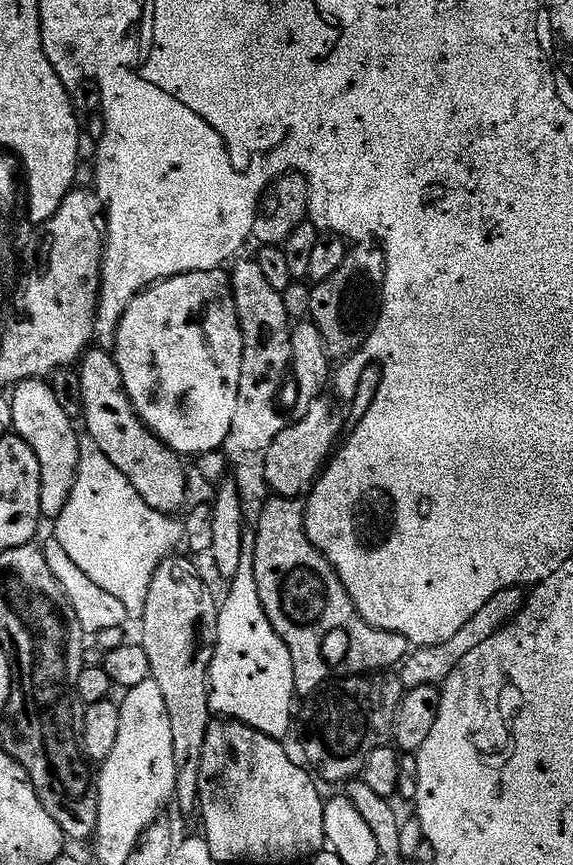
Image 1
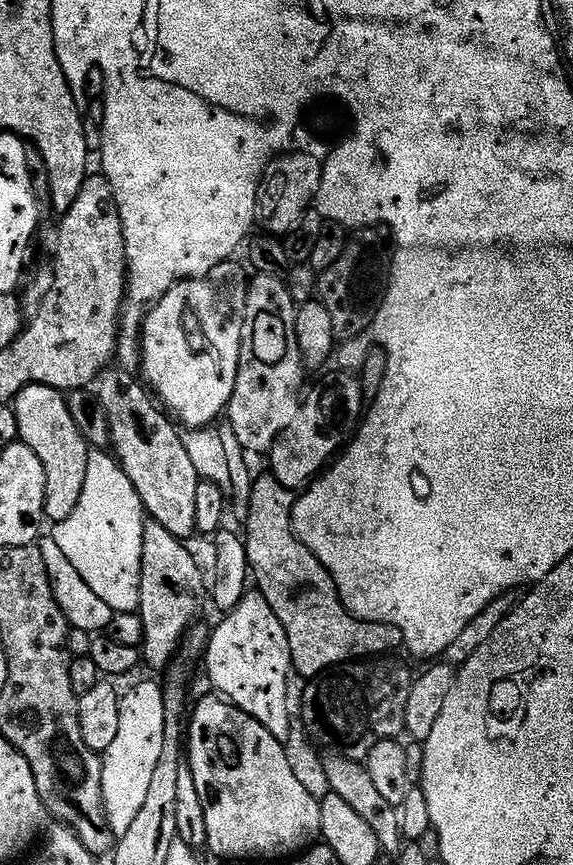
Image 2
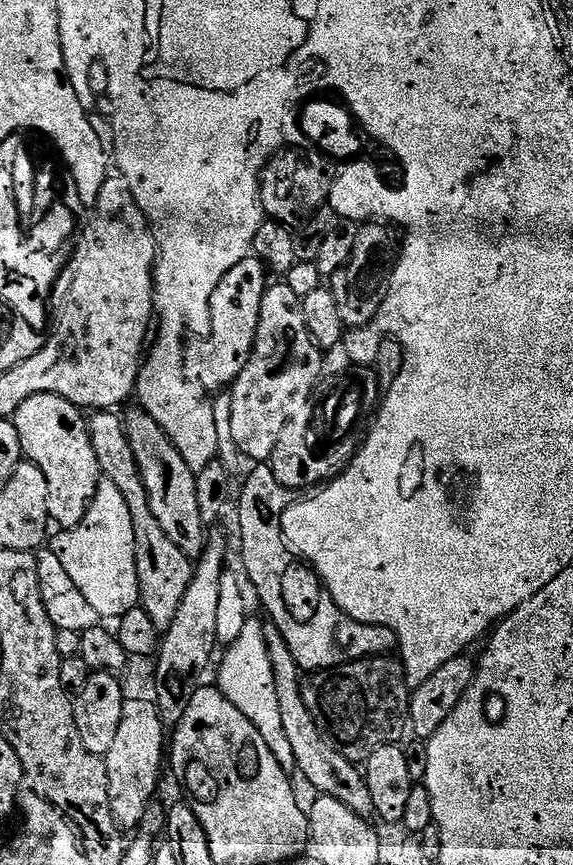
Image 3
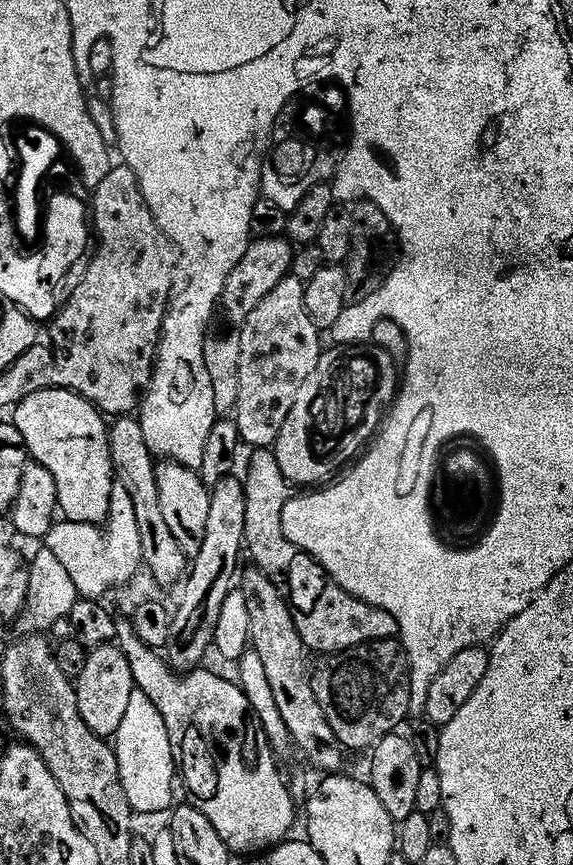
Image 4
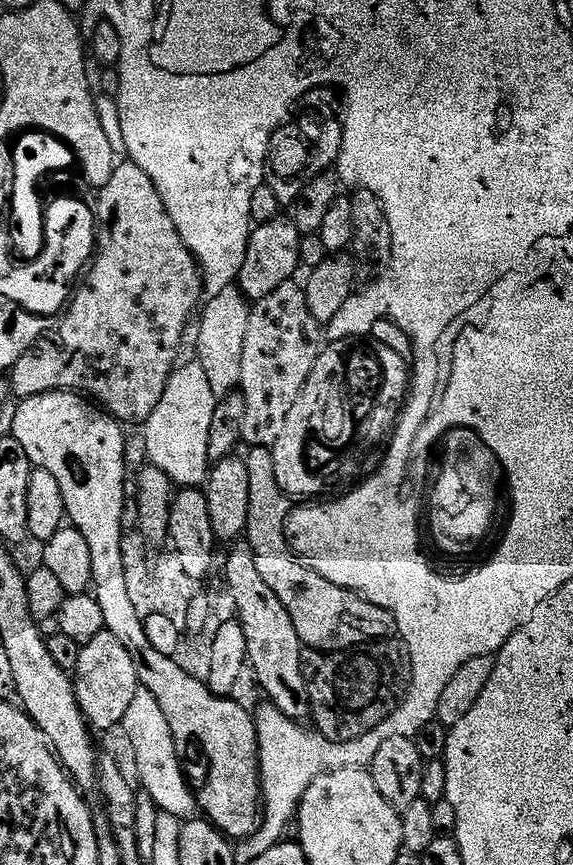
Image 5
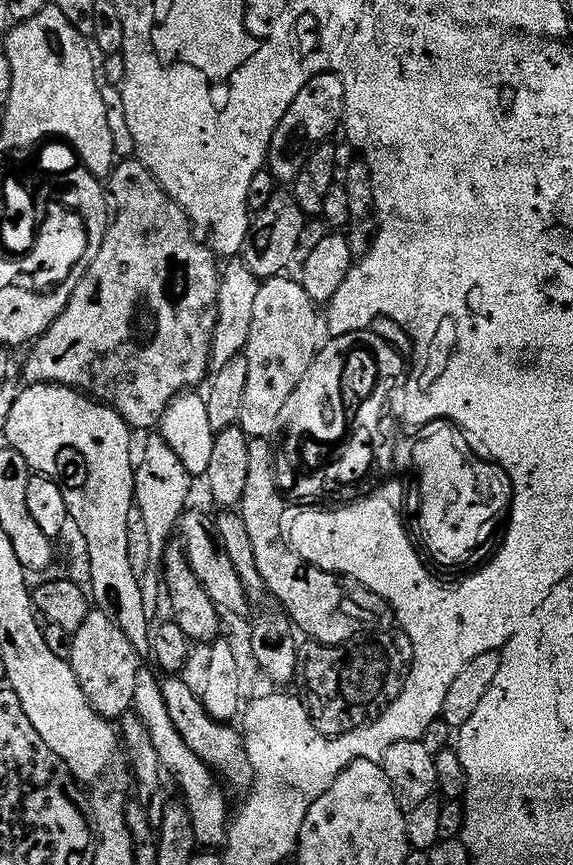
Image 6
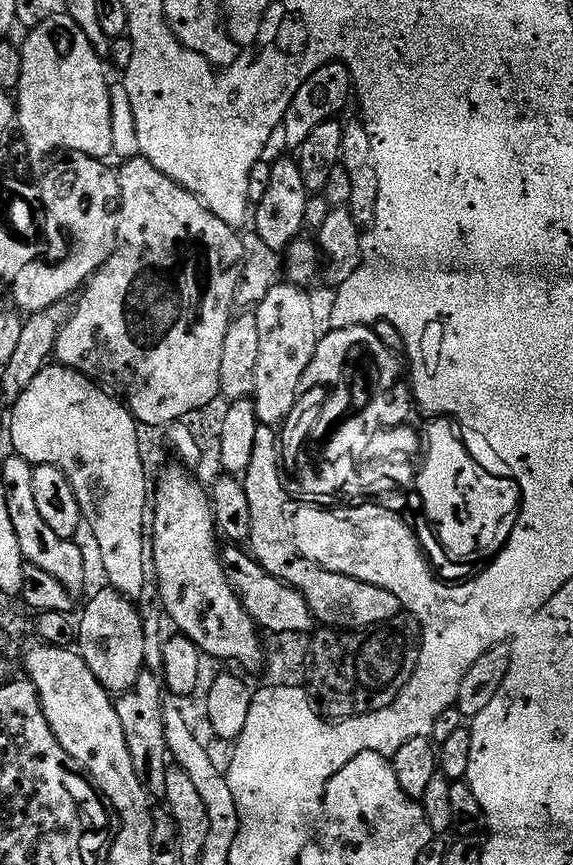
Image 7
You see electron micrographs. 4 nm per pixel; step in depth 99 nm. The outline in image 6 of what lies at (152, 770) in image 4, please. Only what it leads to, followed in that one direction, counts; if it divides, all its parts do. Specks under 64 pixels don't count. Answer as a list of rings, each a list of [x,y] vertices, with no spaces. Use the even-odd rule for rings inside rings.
[[[141,670],[138,674],[138,682],[134,686],[132,708],[140,717],[146,730],[149,731],[150,740],[153,743],[153,748],[158,752],[163,771],[169,777],[172,775],[176,779],[177,786],[184,791],[185,798],[183,797],[183,799],[186,801],[188,811],[192,814],[192,825],[196,831],[197,841],[204,846],[223,845],[230,827],[228,800],[220,793],[219,786],[215,784],[217,781],[210,775],[208,765],[203,764],[194,755],[190,746],[186,746],[186,742],[182,742],[182,734],[178,734],[174,722],[170,719],[170,710],[166,710],[166,698],[162,698],[160,686],[161,681],[156,680],[154,673]]]

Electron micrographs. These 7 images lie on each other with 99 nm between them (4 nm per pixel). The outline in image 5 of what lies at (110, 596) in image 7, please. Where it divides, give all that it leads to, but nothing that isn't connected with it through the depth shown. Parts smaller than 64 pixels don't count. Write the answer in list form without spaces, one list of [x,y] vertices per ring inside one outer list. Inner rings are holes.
[[[107,630],[82,645],[74,683],[78,706],[85,720],[97,733],[108,732],[111,728],[119,729],[123,725],[126,710],[130,710],[130,702],[134,702],[134,694],[140,687],[130,650],[126,650],[126,646],[122,646],[122,642],[118,642],[118,638],[114,638],[114,634]]]

